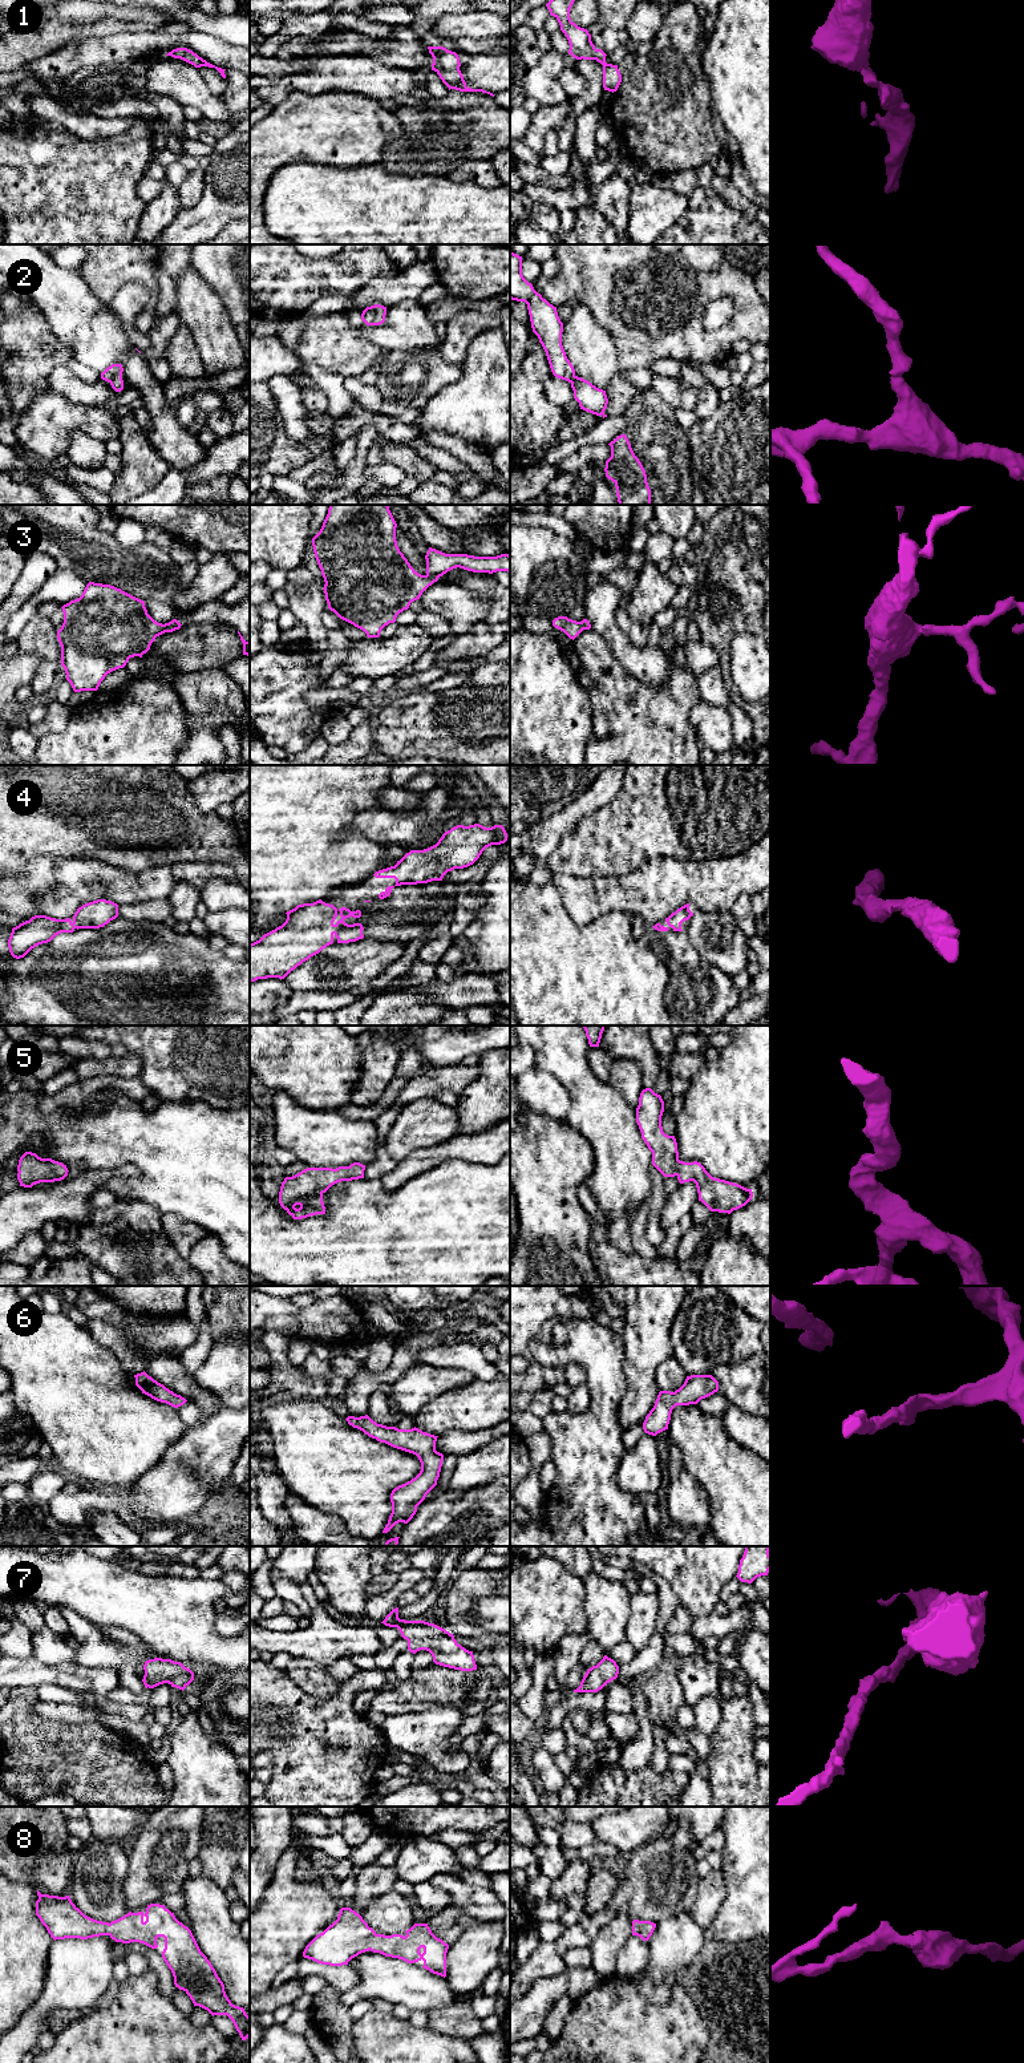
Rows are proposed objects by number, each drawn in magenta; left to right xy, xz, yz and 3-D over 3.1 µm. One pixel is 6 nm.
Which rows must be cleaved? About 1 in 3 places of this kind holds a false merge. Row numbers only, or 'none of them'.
3

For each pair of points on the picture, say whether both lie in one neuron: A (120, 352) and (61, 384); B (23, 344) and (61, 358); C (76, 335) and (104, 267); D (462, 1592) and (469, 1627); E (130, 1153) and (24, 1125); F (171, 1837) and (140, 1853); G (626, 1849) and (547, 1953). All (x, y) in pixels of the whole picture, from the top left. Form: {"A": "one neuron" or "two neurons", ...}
{"A": "two neurons", "B": "one neuron", "C": "two neurons", "D": "one neuron", "E": "one neuron", "F": "one neuron", "G": "two neurons"}

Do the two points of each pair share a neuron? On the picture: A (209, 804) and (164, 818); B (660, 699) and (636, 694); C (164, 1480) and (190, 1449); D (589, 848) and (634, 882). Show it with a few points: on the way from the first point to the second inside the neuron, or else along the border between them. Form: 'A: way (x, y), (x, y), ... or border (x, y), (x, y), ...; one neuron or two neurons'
A: border (185, 783), (194, 804), (202, 812), (214, 812); two neurons
B: way (655, 699), (642, 699); one neuron
C: way (171, 1476), (190, 1457); one neuron
D: border (646, 864), (627, 874), (615, 877); two neurons

